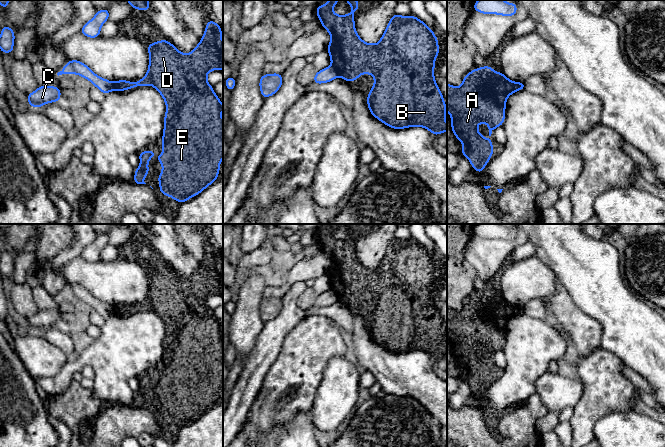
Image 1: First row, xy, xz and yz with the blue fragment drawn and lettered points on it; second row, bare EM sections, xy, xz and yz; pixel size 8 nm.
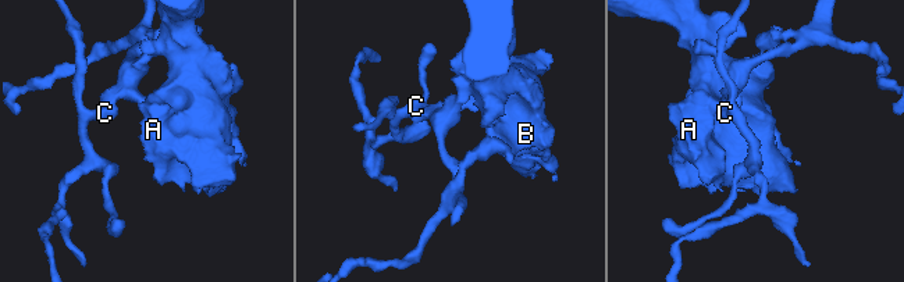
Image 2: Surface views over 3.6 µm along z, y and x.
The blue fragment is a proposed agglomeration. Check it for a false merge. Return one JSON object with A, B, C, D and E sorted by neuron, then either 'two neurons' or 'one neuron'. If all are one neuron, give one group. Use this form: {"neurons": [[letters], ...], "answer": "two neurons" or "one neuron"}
{"neurons": [["A", "B", "D", "E"], ["C"]], "answer": "two neurons"}

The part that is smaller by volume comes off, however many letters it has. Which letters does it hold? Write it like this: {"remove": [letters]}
{"remove": ["A", "B", "D", "E"]}

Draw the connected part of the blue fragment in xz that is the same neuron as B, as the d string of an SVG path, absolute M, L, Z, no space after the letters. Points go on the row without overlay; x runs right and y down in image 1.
M329 224L327 227L316 231L316 238L322 251L331 260L327 275L338 300L349 307L358 303L361 298L373 300L374 309L367 319L368 333L376 343L388 351L393 353L424 351L434 360L446 356L446 327L434 301L435 283L439 280L439 269L433 254L415 239L394 238L379 266L377 268L366 267L355 254L354 236L360 232L357 224L345 224L352 231L352 235L346 239L337 239L333 236L334 229L339 225Z

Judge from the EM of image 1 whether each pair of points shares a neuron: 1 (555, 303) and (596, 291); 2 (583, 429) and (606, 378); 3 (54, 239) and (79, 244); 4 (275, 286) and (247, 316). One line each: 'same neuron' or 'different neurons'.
1: different neurons
2: same neuron
3: different neurons
4: different neurons

